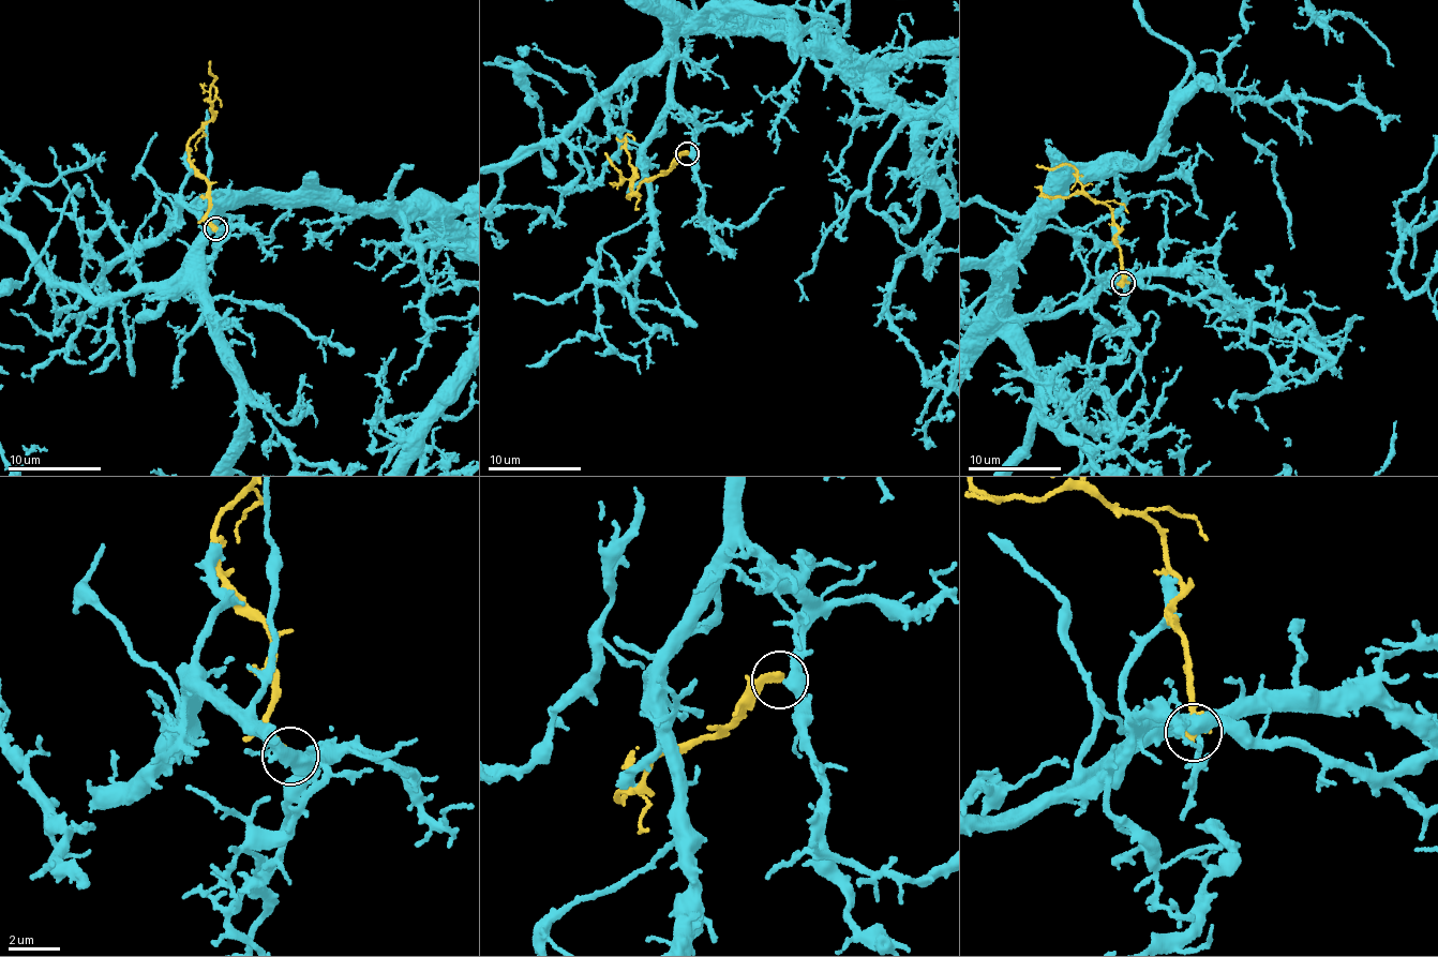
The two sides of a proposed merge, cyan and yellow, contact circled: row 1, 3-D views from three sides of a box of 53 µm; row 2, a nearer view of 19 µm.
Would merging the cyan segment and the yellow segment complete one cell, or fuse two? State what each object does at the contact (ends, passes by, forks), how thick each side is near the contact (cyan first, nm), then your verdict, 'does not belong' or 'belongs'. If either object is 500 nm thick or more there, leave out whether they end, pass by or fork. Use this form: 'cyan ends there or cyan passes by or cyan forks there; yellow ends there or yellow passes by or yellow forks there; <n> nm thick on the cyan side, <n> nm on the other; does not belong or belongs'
cyan passes by; yellow ends there; 400 nm thick on the cyan side, 360 nm on the other; does not belong

